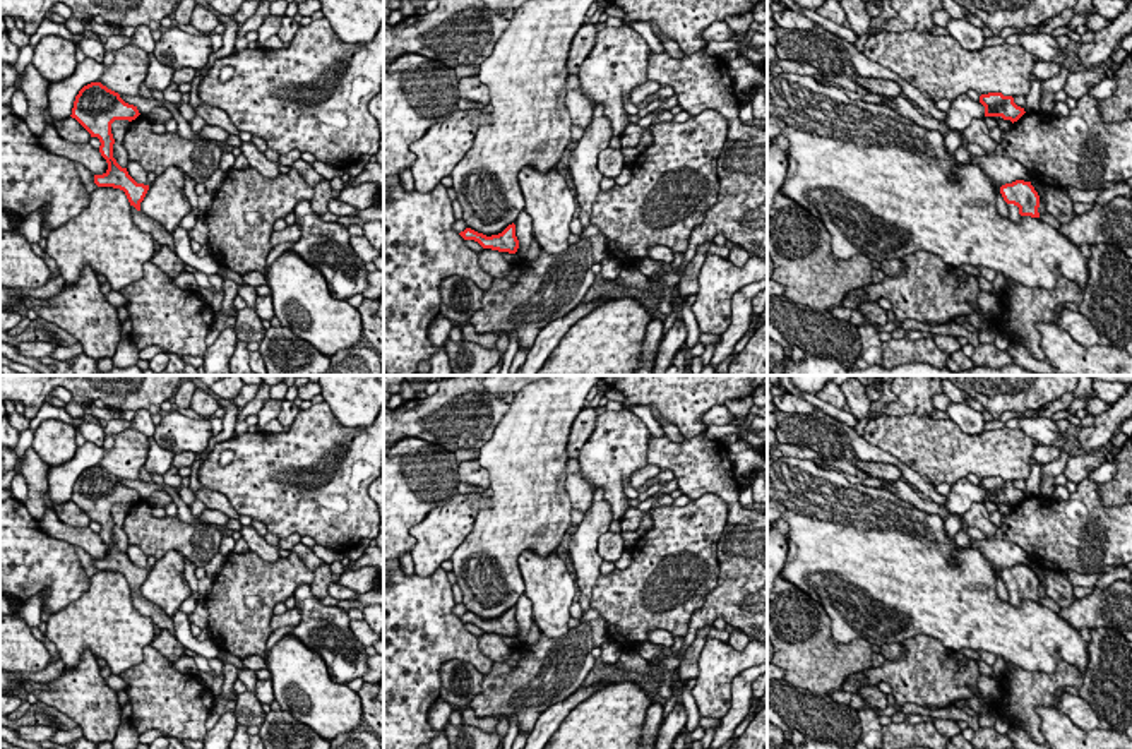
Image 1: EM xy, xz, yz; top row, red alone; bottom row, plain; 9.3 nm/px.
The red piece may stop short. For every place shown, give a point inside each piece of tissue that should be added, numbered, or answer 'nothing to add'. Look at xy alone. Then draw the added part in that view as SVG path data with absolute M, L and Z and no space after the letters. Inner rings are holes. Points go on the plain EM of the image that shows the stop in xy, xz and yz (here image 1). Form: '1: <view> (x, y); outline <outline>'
1: xy (156, 614); outline M130 590L130 595L132 595L134 607L142 615L149 617L154 622L154 626L158 626L159 629L164 629L175 634L173 617L170 617L161 607L151 603L142 595L137 595L134 590Z

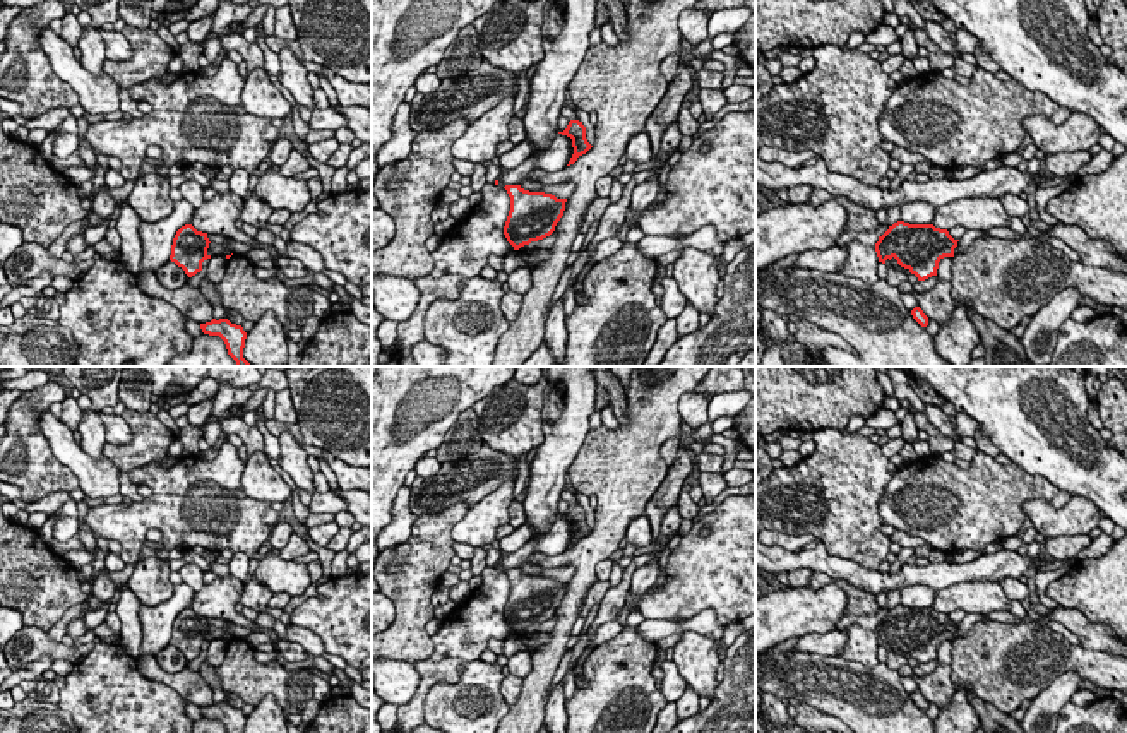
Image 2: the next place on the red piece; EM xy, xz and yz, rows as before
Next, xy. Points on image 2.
nothing to add

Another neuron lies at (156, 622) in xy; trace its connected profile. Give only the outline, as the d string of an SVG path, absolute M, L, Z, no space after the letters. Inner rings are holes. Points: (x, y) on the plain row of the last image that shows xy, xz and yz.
M185 582L175 586L171 598L158 606L139 608L139 618L142 625L140 656L154 656L164 649L171 639L171 629L176 615L190 608L195 591Z

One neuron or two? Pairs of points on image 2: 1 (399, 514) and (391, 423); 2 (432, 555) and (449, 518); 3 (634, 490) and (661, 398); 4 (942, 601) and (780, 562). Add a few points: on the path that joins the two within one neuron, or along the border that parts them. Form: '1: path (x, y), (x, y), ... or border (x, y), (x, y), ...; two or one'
1: border (405, 485), (393, 502), (389, 523); two
2: path (434, 547), (434, 533), (441, 526); one
3: path (634, 468), (634, 447), (651, 420); one
4: border (977, 581), (958, 581), (937, 591); two

